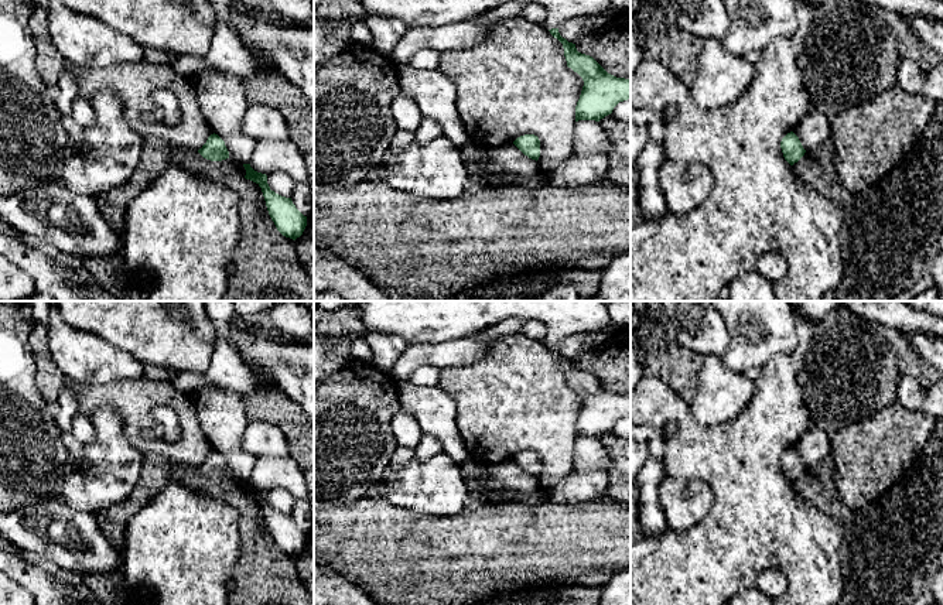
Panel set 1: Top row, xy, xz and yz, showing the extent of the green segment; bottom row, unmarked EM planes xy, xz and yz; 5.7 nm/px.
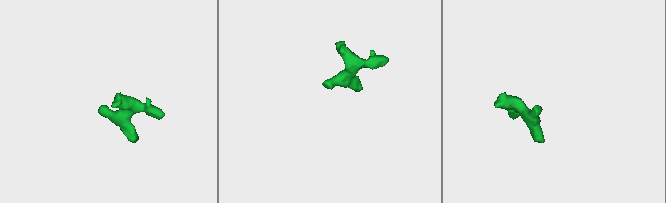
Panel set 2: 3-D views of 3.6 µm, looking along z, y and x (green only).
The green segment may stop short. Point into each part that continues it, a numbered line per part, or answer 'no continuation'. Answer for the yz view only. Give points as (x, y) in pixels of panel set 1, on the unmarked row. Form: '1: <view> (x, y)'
no continuation

